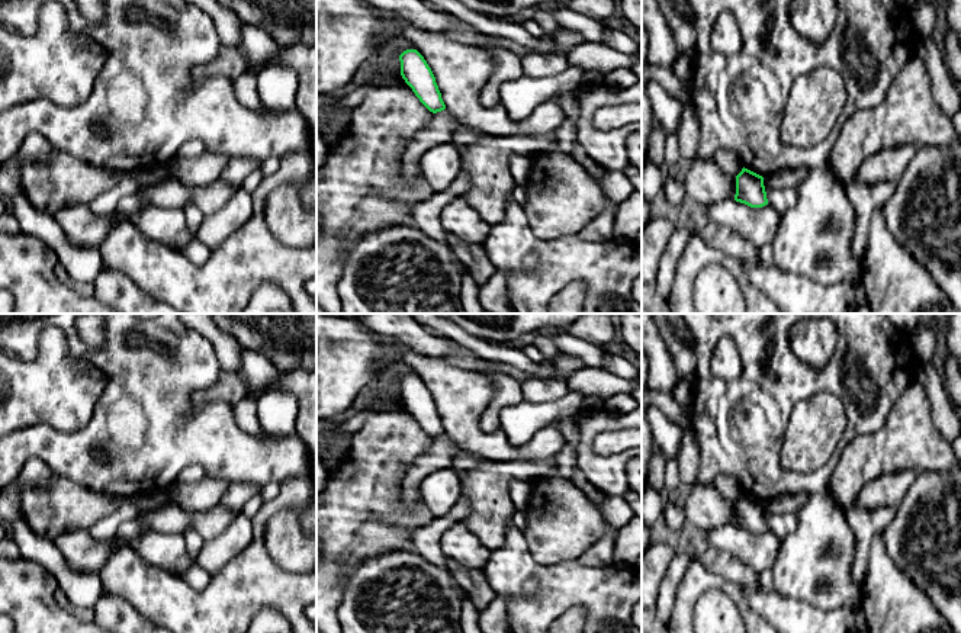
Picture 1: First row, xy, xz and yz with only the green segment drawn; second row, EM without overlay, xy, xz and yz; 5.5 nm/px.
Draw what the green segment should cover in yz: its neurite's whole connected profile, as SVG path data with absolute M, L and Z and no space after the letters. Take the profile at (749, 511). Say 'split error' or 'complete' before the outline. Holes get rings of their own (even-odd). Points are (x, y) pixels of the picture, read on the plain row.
complete; M743 492L736 501L735 526L751 533L768 530L764 502Z

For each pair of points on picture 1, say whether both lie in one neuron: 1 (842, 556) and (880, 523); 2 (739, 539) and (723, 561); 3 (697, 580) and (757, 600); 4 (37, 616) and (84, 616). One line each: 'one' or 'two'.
1: two
2: two
3: two
4: two

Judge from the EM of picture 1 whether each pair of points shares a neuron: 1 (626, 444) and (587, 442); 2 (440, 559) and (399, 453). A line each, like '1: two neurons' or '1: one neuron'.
1: two neurons
2: two neurons

